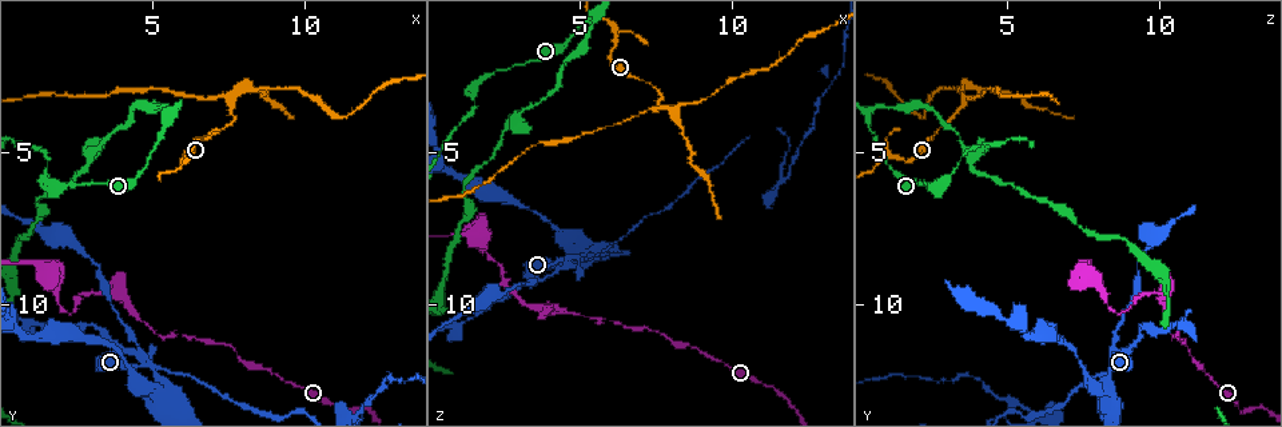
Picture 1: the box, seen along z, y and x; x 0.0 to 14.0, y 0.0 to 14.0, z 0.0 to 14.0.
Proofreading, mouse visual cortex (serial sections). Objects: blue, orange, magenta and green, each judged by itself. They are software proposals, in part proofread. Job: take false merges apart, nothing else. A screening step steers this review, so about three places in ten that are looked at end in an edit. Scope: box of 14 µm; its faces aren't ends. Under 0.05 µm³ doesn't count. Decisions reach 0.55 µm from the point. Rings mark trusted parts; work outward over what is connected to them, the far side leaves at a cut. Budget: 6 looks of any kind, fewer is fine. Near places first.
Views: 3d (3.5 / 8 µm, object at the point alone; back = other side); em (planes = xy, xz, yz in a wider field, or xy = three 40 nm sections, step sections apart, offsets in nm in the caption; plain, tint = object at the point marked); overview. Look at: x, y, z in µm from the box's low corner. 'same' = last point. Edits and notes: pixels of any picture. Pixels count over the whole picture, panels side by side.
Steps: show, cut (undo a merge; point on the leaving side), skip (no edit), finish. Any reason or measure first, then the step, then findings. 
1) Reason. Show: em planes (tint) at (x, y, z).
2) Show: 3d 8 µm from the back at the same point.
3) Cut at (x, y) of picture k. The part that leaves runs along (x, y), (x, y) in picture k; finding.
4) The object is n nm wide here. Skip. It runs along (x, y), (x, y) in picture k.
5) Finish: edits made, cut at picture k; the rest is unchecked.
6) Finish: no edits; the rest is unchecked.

Abrupt turn. Show: 3d 3.5 µm at (5.4, 3.4, 1.1).

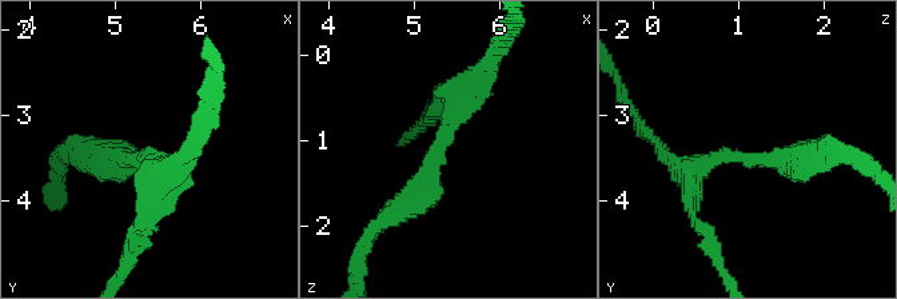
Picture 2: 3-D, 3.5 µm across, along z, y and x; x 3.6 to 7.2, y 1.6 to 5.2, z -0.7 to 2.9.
The arms are 300, 350 nm wide; need the tissue. Show: em xy step 3 (tint) at (5.30, 3.45, 1.05).

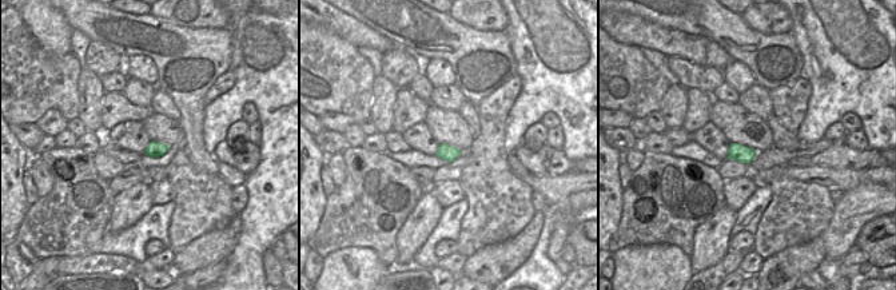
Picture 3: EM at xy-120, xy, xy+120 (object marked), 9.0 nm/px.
Skip. It runs along (449, 91), (427, 190), (395, 214) in picture 2; all the same cell.

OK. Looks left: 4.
Abrupt turn. Show: 3d 3.5 µm at (3.1, 4.9, 3.7).

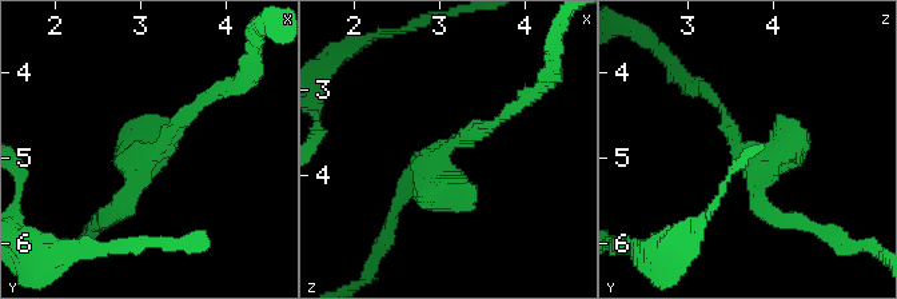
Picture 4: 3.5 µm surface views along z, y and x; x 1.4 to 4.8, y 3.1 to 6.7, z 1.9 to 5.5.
Show: em planes (tint) at (3.10, 5.00, 3.70).

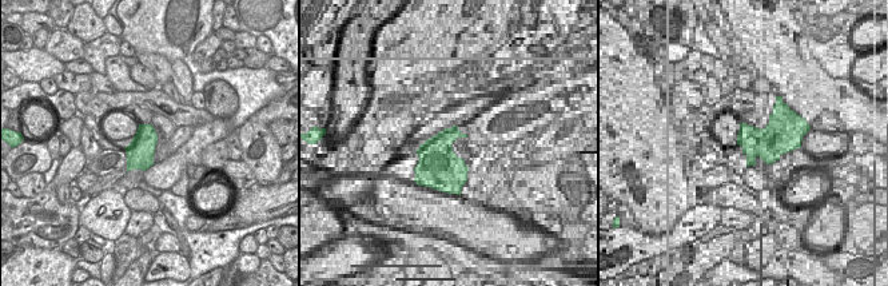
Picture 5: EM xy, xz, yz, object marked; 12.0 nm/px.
Skip. Continuous, no second cell.

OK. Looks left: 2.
Calibre changes. Show: 3d 3.5 µm at (1.7, 6.1, 2.7).

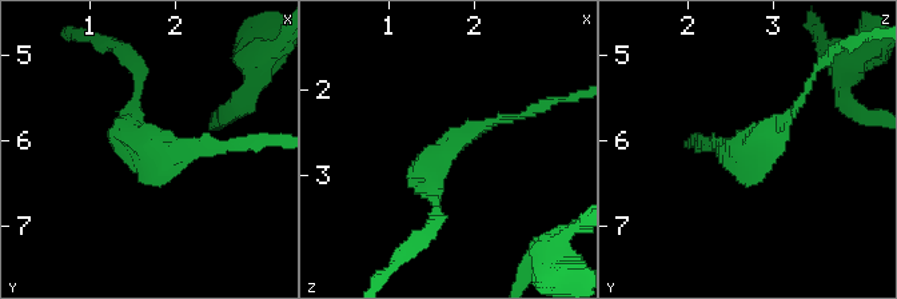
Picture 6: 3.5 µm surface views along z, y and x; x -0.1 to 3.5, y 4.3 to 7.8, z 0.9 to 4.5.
The arms are 100, 150 nm wide. Show: em xy step 5 (tint) at (1.70, 6.05, 2.65).

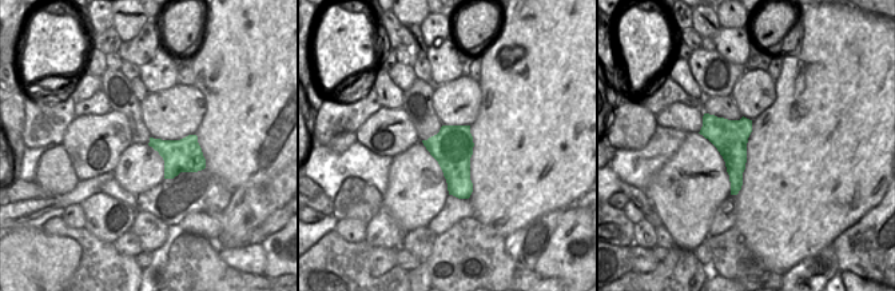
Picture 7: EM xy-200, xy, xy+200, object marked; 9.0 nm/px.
Skip. It runs along (526, 111), (445, 150), (437, 207) in picture 6; continuous, no second cell.

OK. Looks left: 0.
Finish: no edits; the rest is unchecked.

